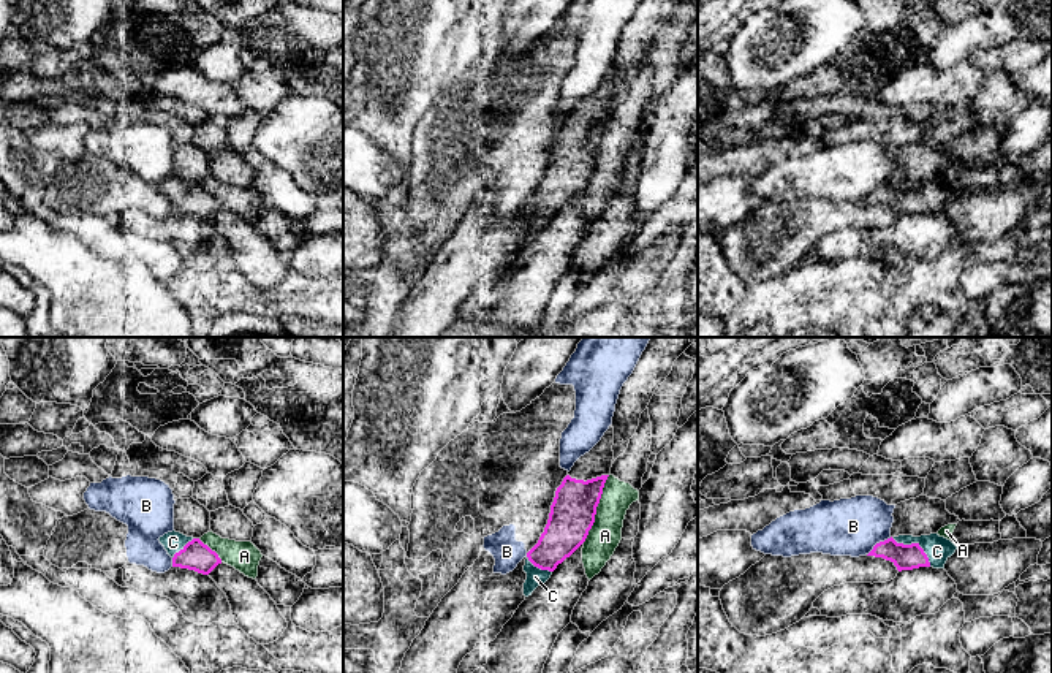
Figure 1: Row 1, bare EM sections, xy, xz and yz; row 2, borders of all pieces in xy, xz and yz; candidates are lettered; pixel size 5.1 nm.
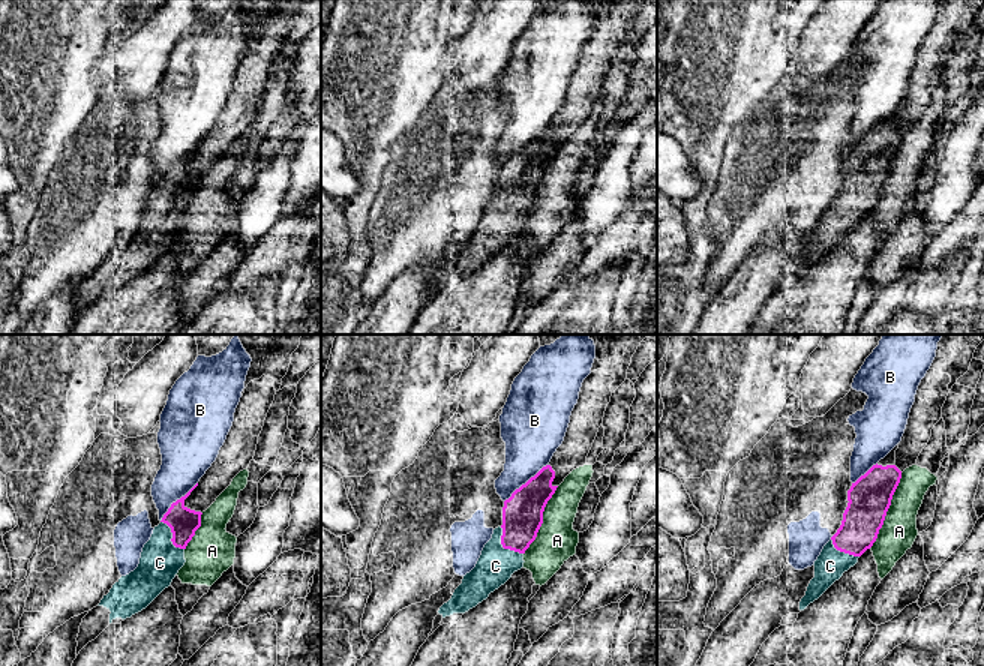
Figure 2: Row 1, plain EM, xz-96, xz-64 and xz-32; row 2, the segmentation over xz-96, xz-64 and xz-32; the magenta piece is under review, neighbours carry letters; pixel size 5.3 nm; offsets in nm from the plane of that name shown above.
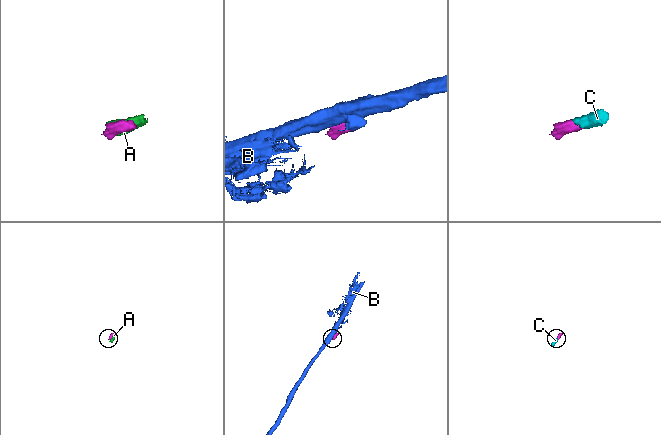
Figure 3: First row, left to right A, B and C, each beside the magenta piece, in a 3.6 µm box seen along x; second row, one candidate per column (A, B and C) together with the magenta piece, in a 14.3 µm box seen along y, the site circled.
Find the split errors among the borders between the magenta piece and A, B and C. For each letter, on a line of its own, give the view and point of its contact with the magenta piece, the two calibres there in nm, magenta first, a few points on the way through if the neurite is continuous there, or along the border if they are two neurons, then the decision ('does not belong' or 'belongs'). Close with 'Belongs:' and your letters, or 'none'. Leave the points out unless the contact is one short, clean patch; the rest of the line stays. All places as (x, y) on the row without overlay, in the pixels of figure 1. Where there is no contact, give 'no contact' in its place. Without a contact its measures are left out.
A: meets magenta in xz at (595, 154); 220 nm thick on the magenta side, 160 nm on the other; does not belong
B: meets magenta in yz at (880, 187); 130 nm thick on the magenta side, 280 nm on the other; border along yz (891, 182), (878, 187), (867, 200); does not belong
C: meets magenta in yz at (916, 189); 130 nm thick on the magenta side, 130 nm on the other; runs through yz (911, 201), (916, 189), (937, 193); belongs
Belongs: C

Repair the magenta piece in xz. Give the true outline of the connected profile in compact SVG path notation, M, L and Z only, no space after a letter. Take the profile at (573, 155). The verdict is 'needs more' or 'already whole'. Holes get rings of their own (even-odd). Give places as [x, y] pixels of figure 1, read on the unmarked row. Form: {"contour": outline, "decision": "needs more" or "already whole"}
{"contour": "M614 73L581 101L555 136L544 177L527 198L524 241L528 242L544 230L552 217L570 203L587 184L595 168L604 128L614 105Z", "decision": "needs more"}

